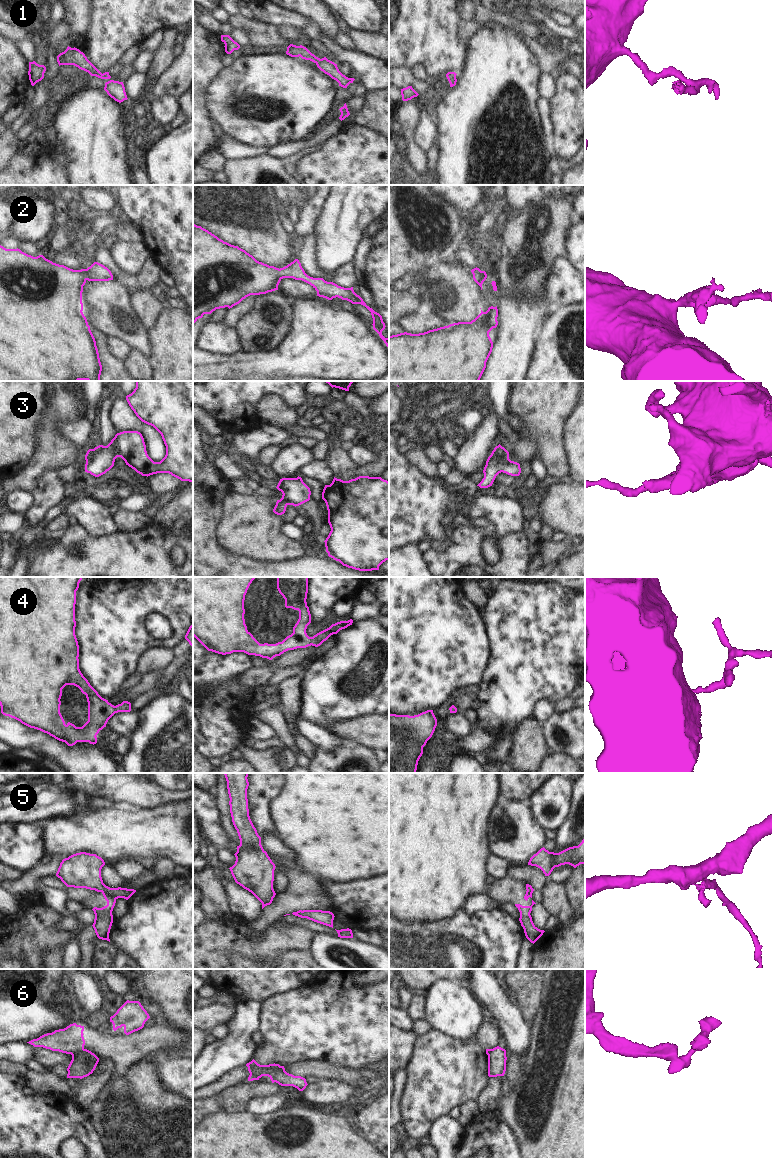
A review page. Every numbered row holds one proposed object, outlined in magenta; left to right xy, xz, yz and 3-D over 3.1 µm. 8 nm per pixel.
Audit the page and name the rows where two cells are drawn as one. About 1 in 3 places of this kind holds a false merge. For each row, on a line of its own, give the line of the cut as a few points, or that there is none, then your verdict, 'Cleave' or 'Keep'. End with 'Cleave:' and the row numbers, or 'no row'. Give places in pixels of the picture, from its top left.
1: No split. Keep
2: No split. Keep
3: No split. Keep
4: No split. Keep
5: Split along xy (102, 892), (115, 899). Cleave
6: Split along xz (284, 1069), (280, 1069), (275, 1073), (274, 1081). Cleave
Cleave: 5, 6

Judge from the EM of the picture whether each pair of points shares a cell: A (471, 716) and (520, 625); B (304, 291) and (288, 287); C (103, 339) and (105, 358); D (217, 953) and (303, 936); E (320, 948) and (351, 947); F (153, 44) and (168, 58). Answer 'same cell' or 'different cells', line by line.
A: different cells
B: same cell
C: same cell
D: same cell
E: same cell
F: different cells

